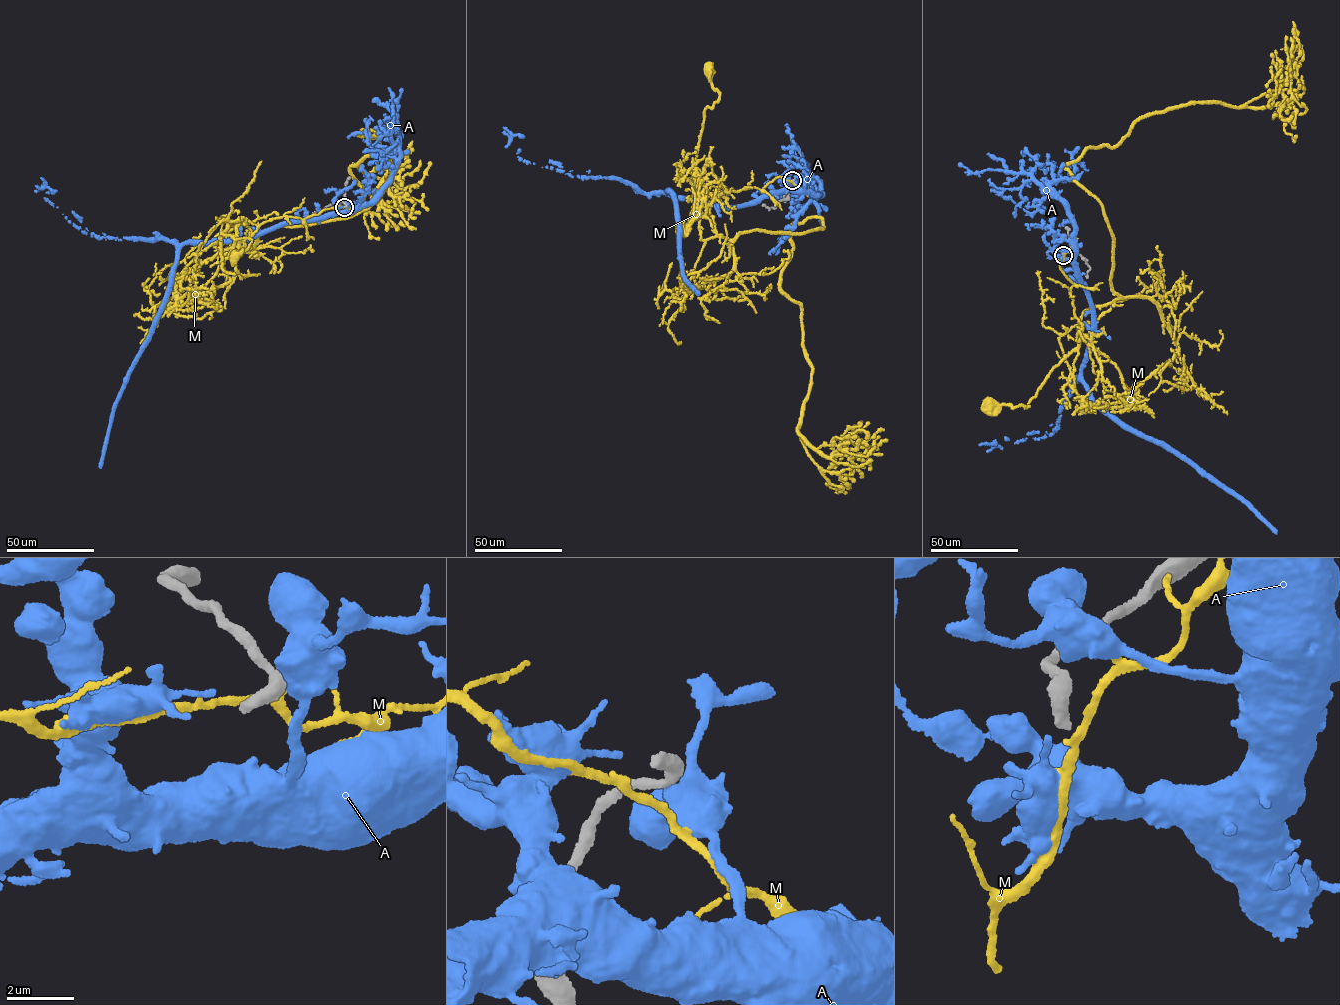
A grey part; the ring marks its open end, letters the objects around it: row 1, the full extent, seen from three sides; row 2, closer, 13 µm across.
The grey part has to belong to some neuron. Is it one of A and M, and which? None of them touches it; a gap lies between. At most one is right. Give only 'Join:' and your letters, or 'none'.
Join: none

